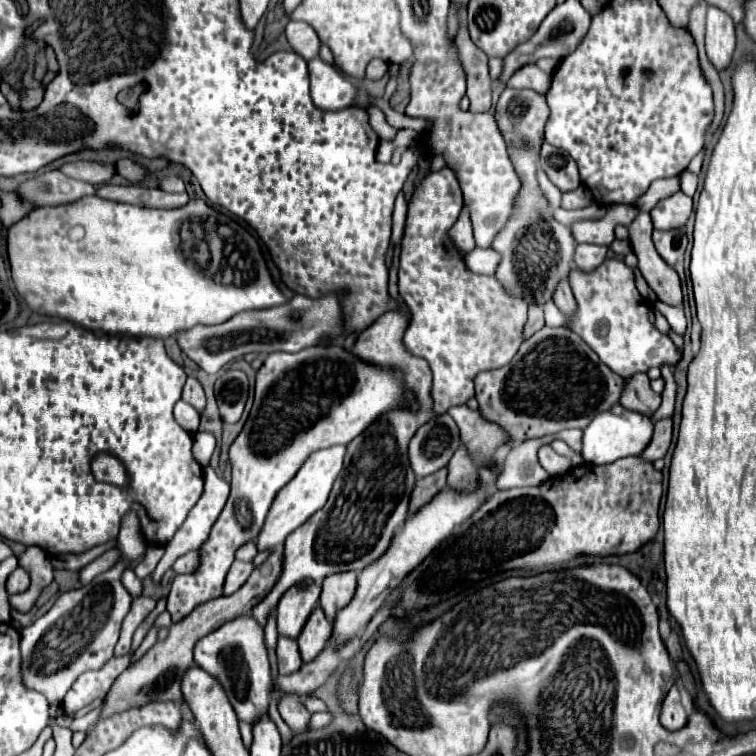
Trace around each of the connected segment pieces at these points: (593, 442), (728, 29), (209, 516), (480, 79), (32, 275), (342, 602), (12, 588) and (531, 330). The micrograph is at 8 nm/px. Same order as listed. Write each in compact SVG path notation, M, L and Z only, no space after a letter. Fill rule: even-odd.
M613 406L607 412L599 412L583 432L583 458L589 464L611 464L625 456L639 456L651 442L653 420L641 412Z
M709 6L707 10L707 32L705 52L717 72L729 68L735 52L735 28L733 20L719 8Z
M207 466L207 468L205 468L205 490L203 490L203 496L201 496L199 502L191 508L189 516L185 518L185 524L177 530L177 536L173 536L173 540L171 540L169 544L165 544L165 556L159 560L159 564L157 564L155 572L153 572L153 580L155 580L155 582L161 580L163 572L165 572L167 568L171 568L171 564L173 564L173 560L177 560L177 556L183 556L183 554L189 552L189 550L197 550L197 548L209 538L211 526L213 526L215 520L219 518L219 514L221 514L221 510L223 510L223 506L225 506L225 502L227 502L227 496L229 496L229 484L227 484L223 478L219 478L219 476L213 472L211 466Z
M461 10L461 30L457 34L457 48L461 56L461 66L465 68L467 78L467 96L471 100L471 112L487 112L491 108L491 78L487 56L479 50L467 32L467 12Z
M85 196L81 200L75 200L73 204L61 204L61 206L45 206L37 208L35 212L29 212L21 224L13 224L13 228L7 230L7 254L9 254L9 264L11 264L11 274L15 288L19 296L29 304L33 312L39 314L49 314L49 316L59 316L69 322L75 322L87 330L103 330L109 334L127 334L127 336L155 336L155 338L169 338L179 330L193 328L195 324L221 324L235 316L241 310L257 310L257 308L271 308L279 306L285 302L283 294L279 288L273 284L265 260L259 252L257 240L237 222L233 222L227 216L221 216L213 208L209 208L203 200L191 200L187 206L181 206L177 210L151 210L143 206L131 206L131 204L121 204L121 202L109 202L99 196ZM73 226L83 226L85 236L83 240L69 240L67 232Z
M341 572L337 576L329 576L323 580L323 592L321 592L321 608L325 610L327 618L333 620L335 612L345 608L357 586L357 574L355 572Z
M17 568L7 580L7 592L19 594L19 592L25 592L27 588L29 588L29 574L23 568Z
M531 304L531 306L529 306L529 322L527 322L525 328L523 328L523 336L529 338L529 336L535 334L541 326L543 326L543 310L541 310L541 306Z

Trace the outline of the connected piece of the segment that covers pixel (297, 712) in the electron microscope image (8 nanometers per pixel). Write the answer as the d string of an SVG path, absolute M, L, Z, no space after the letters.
M281 694L277 710L283 718L283 722L293 730L293 732L305 732L309 724L309 712L303 706L303 698L299 694Z

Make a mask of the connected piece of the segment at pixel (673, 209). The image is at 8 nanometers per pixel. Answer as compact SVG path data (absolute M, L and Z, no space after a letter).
M677 192L665 200L661 200L653 210L651 218L657 230L683 228L693 212L693 198L683 192Z

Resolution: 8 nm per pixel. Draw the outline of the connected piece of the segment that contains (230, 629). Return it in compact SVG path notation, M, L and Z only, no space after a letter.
M239 616L201 638L195 646L195 662L211 676L219 676L221 684L225 684L225 692L229 692L229 702L233 704L239 720L249 724L253 724L255 716L265 714L269 708L271 664L263 640L265 634L261 624L257 624L251 616Z

